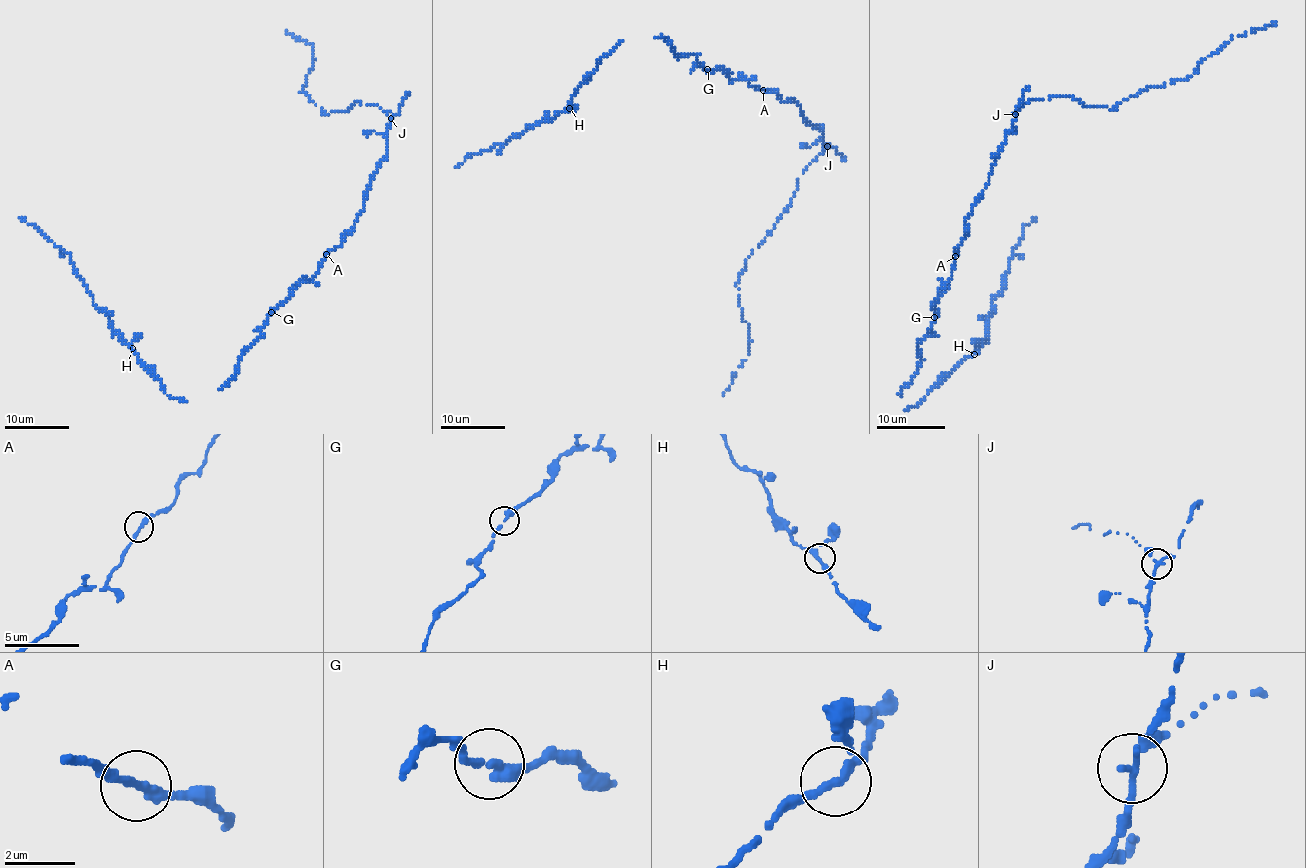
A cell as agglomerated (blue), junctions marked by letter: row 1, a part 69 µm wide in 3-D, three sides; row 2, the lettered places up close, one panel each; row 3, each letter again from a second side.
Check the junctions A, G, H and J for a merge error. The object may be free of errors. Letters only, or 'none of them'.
J

